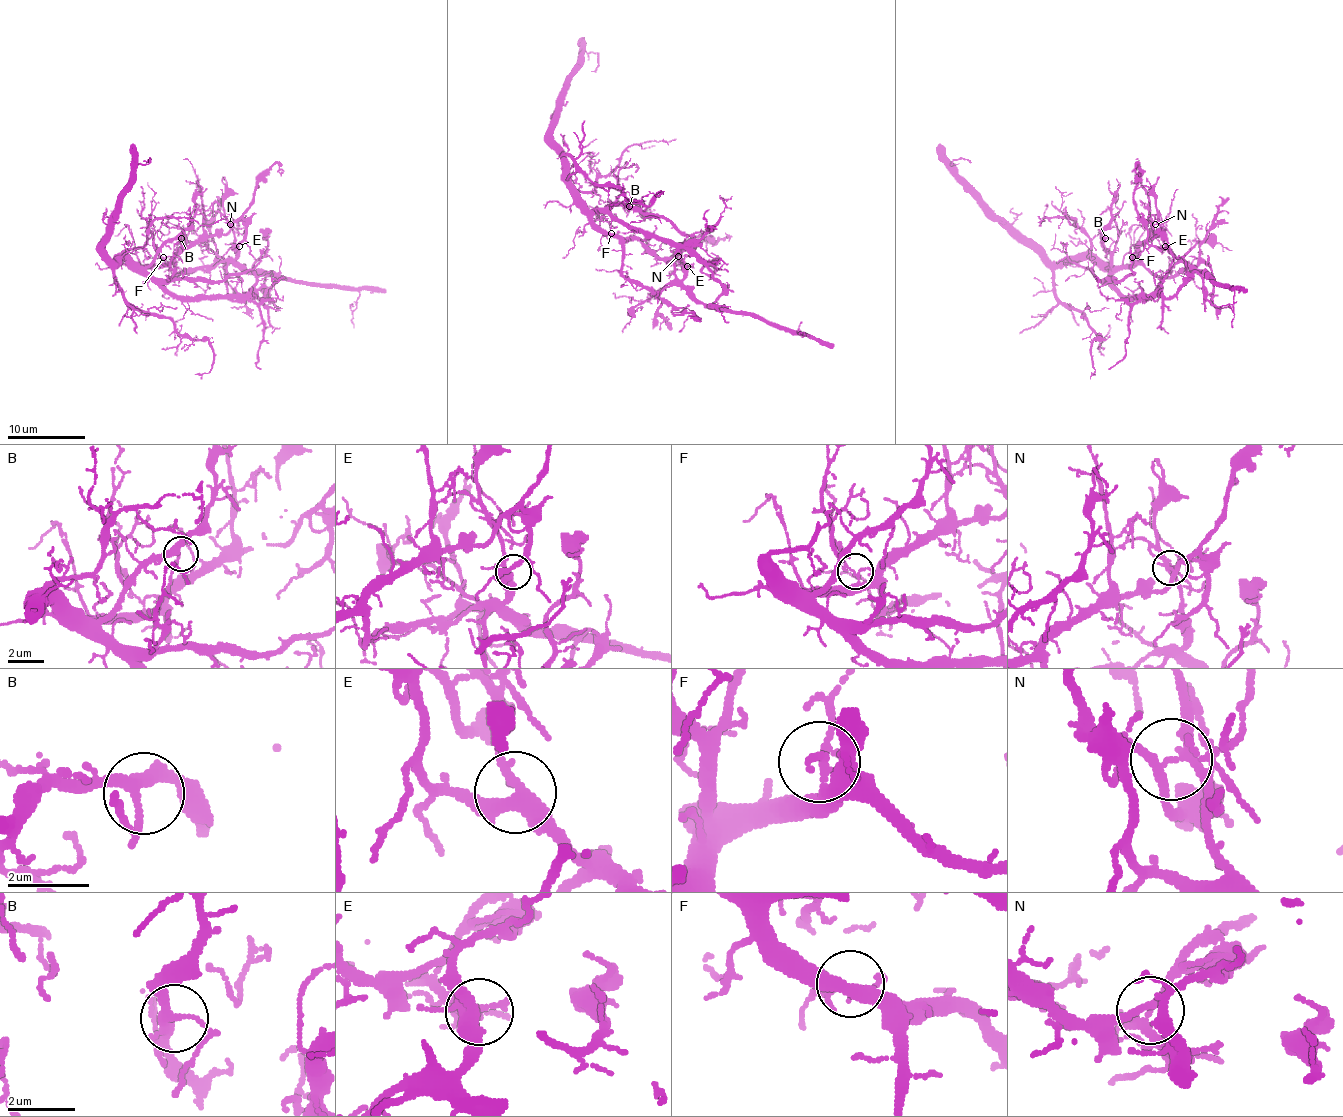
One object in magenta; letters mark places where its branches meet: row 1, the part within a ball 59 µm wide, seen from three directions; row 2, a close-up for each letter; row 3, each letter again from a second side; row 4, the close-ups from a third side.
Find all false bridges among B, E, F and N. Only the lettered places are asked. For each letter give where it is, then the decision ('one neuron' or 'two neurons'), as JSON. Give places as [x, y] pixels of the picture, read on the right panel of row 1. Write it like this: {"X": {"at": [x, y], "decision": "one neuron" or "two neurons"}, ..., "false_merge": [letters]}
{"B": {"at": [1105, 238], "decision": "one neuron"}, "E": {"at": [1165, 246], "decision": "one neuron"}, "F": {"at": [1132, 257], "decision": "one neuron"}, "N": {"at": [1155, 224], "decision": "two neurons"}, "false_merge": ["N"]}

